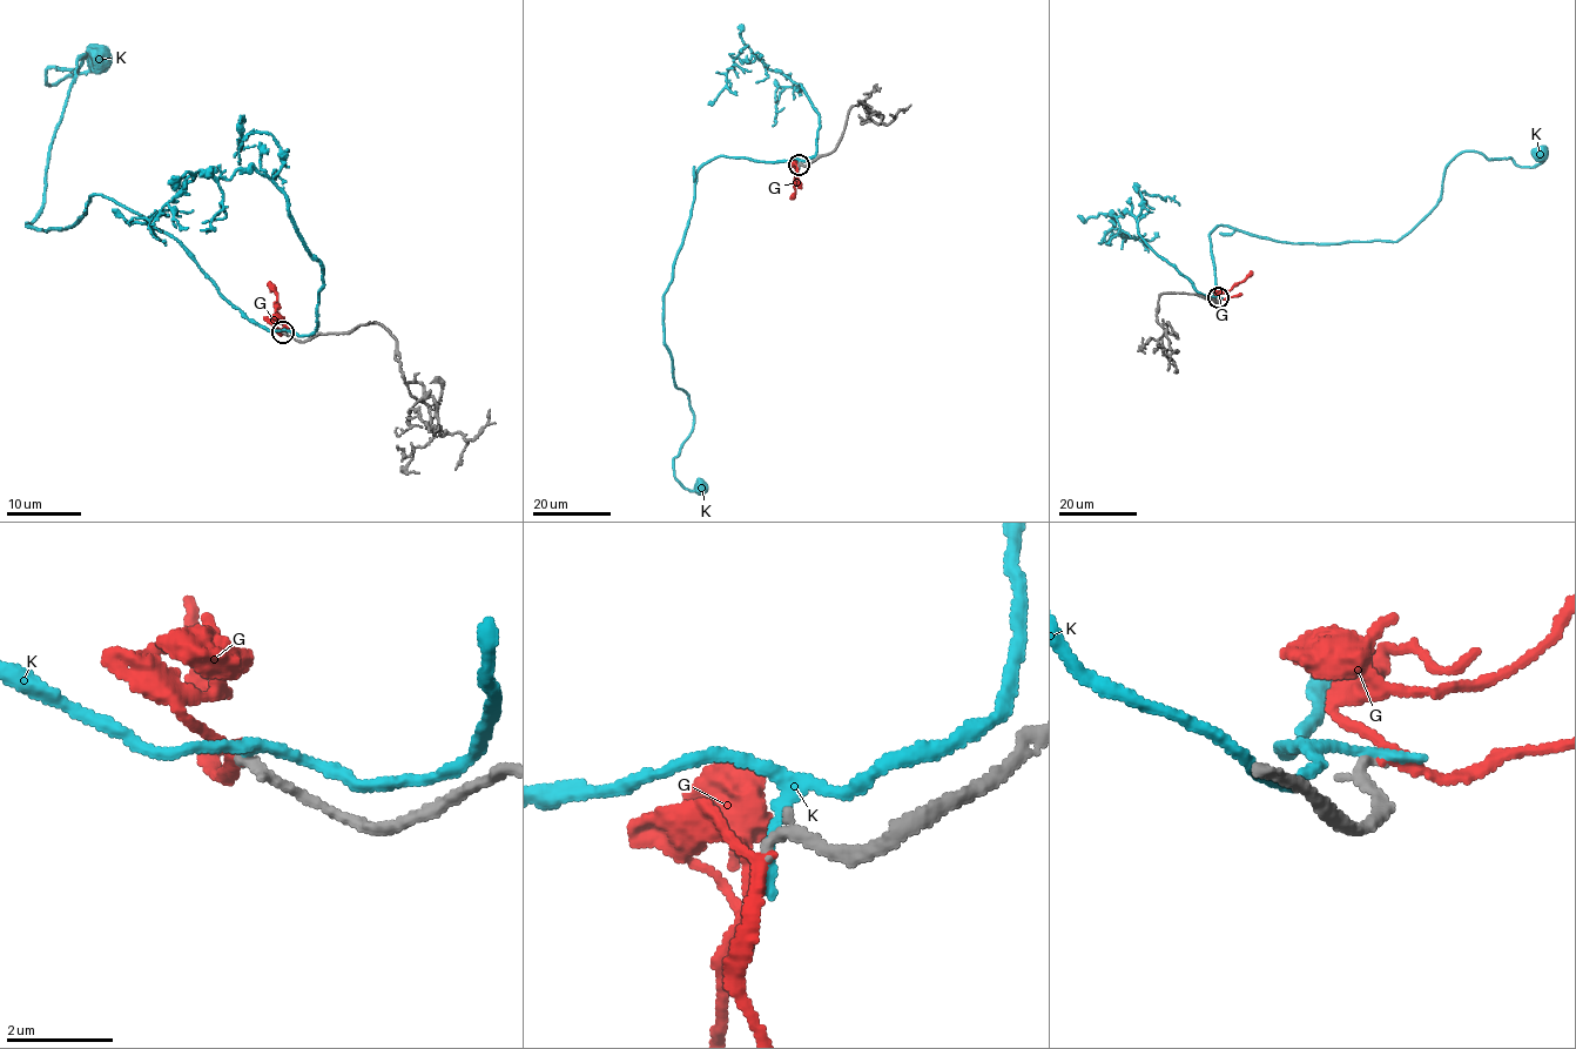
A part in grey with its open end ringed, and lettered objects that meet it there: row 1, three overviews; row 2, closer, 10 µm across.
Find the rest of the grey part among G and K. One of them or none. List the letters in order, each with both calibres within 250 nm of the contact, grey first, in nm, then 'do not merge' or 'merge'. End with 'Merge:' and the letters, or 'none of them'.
G: 240/200 nm | merge
K: 240/240 nm | do not merge
Merge: G

